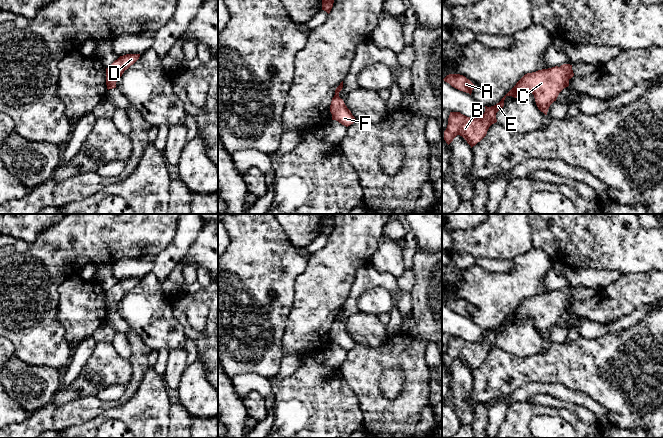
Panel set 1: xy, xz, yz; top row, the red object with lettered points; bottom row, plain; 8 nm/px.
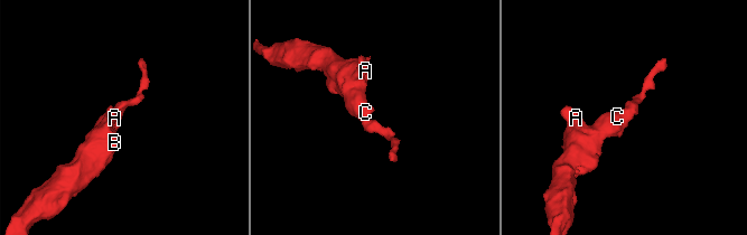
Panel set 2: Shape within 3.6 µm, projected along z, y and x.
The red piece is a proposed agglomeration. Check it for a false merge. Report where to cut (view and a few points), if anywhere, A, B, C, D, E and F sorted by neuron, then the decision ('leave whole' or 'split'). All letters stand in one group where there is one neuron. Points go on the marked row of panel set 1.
no cut; A B C D E F; leave whole

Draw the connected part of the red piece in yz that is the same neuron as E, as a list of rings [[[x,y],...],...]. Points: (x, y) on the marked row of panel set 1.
[[[570,64],[527,73],[499,103],[491,107],[485,106],[485,112],[481,117],[470,118],[460,112],[450,112],[444,140],[449,145],[457,135],[460,135],[471,148],[475,146],[486,136],[489,127],[497,122],[496,113],[503,108],[507,96],[521,98],[532,93],[538,109],[547,115],[550,105],[556,101],[559,93],[569,86],[569,80],[573,76]]]

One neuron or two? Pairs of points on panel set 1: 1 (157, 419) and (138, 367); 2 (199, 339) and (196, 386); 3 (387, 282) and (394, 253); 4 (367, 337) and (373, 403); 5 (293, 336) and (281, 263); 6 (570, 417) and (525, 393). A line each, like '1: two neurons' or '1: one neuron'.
1: two neurons
2: two neurons
3: two neurons
4: two neurons
5: two neurons
6: two neurons

